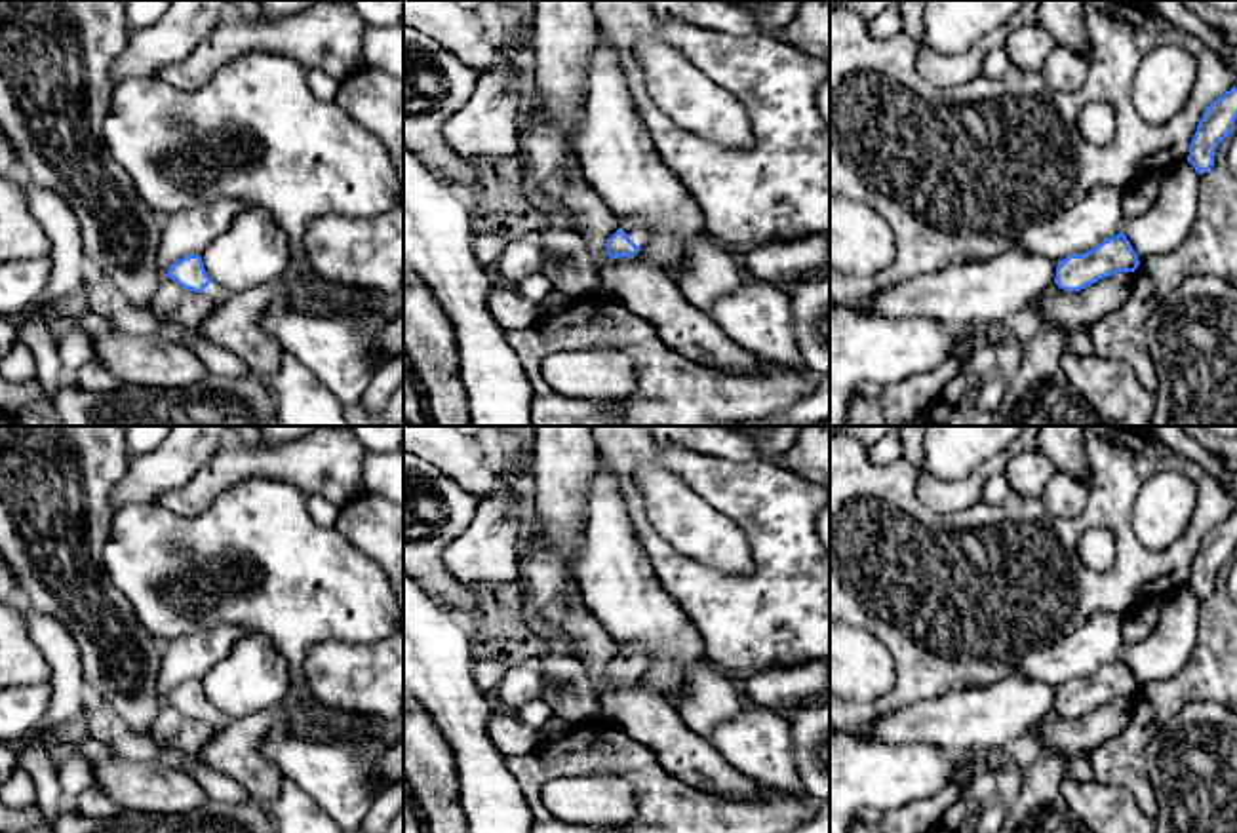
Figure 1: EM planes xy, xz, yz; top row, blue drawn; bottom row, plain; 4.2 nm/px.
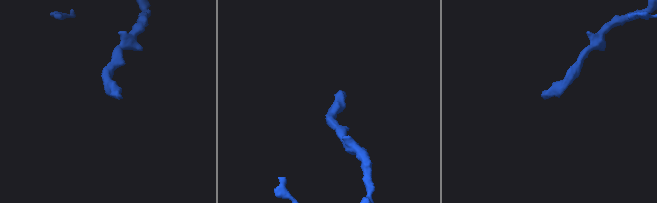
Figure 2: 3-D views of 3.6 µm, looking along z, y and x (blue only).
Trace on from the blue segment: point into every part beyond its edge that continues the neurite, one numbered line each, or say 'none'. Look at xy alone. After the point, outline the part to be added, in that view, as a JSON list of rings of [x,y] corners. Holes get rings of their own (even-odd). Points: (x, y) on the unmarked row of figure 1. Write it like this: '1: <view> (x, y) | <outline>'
1: xy (215, 719) | [[[209,709],[202,719],[215,730],[221,730],[228,723],[228,717],[225,717],[217,709]]]

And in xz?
1: xz (632, 653) | [[[626,645],[626,647],[622,647],[620,654],[639,673],[649,666],[647,654],[638,645]]]

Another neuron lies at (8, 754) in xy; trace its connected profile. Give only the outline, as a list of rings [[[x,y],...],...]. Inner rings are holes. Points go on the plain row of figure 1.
[[[0,744],[0,784],[19,766],[19,753],[13,746]]]

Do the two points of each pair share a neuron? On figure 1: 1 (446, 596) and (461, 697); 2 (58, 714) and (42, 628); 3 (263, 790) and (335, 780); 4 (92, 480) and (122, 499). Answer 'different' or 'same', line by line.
1: different
2: same
3: different
4: different

